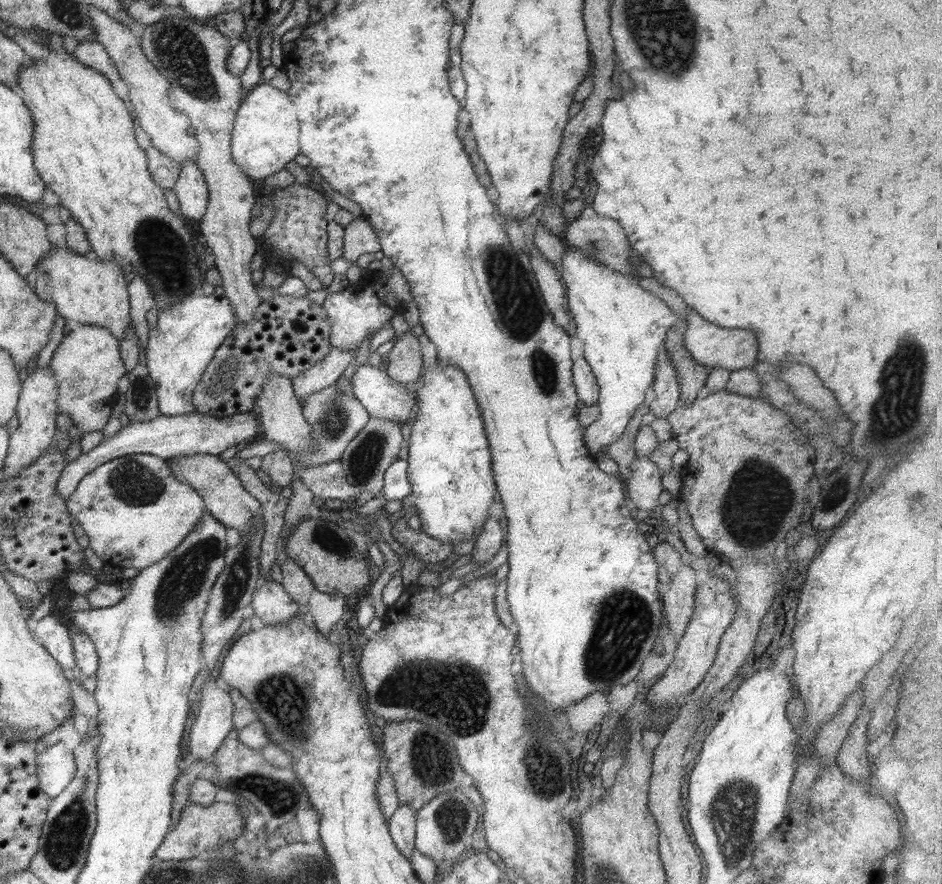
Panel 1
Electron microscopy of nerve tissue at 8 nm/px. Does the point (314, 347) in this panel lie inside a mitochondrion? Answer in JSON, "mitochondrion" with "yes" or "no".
{"mitochondrion":"no"}

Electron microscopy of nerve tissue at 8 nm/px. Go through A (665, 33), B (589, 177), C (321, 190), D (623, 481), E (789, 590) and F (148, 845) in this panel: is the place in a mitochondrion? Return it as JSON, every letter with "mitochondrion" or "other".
{"A":"mitochondrion","B":"other","C":"other","D":"other","E":"other","F":"other"}

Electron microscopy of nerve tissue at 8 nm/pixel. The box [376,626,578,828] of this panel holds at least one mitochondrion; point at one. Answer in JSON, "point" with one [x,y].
{"point":[543,770]}

